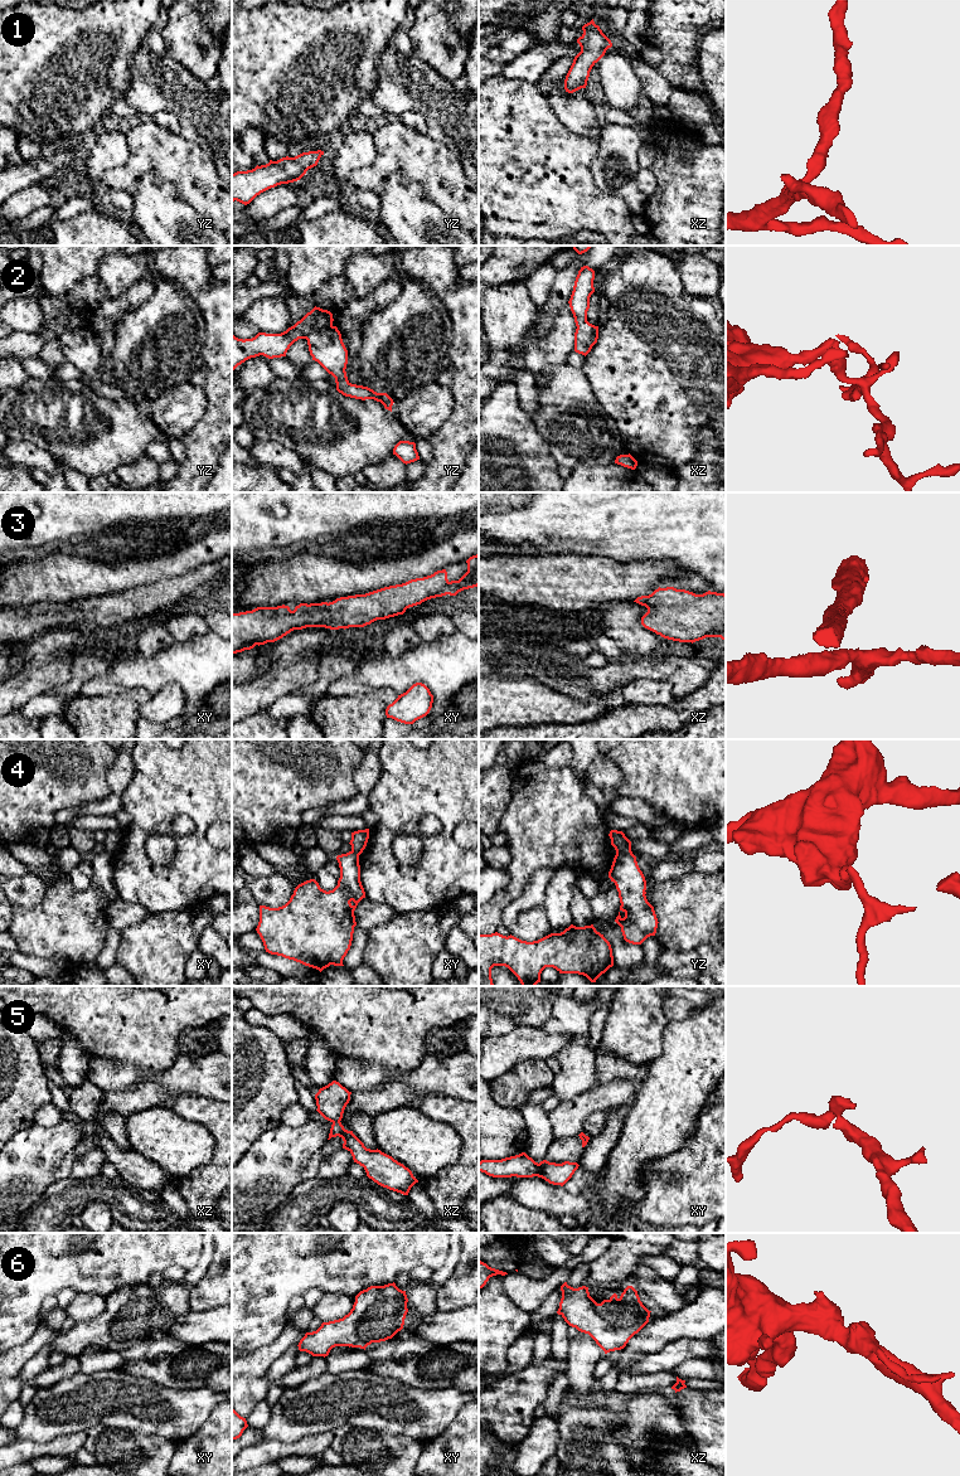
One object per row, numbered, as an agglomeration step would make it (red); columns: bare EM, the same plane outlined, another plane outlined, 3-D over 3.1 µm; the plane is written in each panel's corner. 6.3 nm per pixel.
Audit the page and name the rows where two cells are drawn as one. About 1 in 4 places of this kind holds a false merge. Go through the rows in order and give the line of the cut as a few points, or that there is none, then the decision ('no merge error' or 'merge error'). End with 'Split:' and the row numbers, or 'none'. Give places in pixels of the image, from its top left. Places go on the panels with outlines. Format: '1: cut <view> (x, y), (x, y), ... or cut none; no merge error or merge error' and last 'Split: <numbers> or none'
1: cut none; no merge error
2: cut none; no merge error
3: cut none; no merge error
4: cut yz (631, 851), (616, 854); merge error
5: cut xz (339, 1121), (333, 1124); merge error
6: cut none; no merge error
Split: 4, 5

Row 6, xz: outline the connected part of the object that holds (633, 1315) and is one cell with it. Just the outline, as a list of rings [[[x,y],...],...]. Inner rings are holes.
[[[564,1282],[557,1311],[578,1331],[588,1334],[605,1354],[621,1350],[648,1322],[650,1312],[640,1301],[637,1291],[627,1286],[621,1296],[614,1293],[597,1303],[588,1287],[573,1288]]]

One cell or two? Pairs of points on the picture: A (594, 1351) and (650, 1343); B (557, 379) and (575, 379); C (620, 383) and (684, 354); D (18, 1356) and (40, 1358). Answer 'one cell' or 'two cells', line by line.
A: two cells
B: one cell
C: one cell
D: two cells

